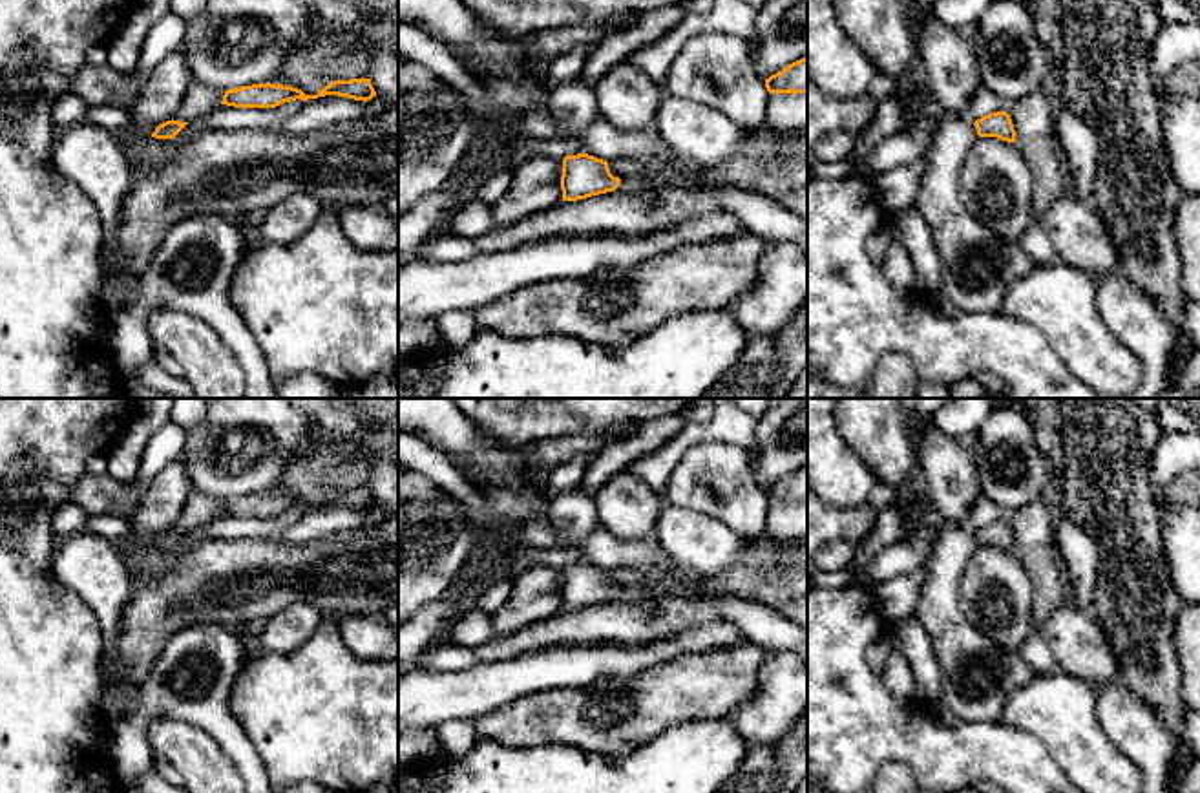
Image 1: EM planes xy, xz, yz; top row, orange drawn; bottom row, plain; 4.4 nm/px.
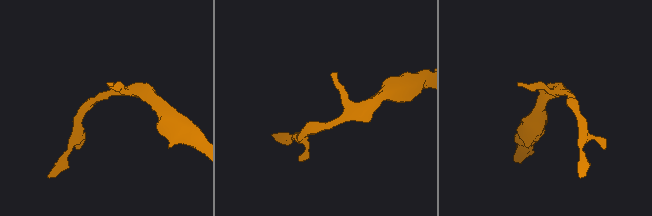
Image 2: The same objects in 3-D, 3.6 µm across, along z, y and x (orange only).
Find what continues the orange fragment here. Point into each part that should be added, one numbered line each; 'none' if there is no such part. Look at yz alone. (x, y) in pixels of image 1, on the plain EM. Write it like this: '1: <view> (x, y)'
none

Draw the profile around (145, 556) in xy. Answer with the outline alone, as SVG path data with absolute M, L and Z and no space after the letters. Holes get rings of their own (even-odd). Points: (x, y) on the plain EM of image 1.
M301 508L283 512L276 517L234 517L219 513L208 523L188 532L174 548L137 546L133 570L170 563L195 545L217 539L272 539L283 528L294 524L303 515Z

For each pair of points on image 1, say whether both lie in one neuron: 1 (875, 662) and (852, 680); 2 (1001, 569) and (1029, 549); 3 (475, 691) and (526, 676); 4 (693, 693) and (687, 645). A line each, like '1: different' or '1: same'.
1: different
2: different
3: same
4: different

